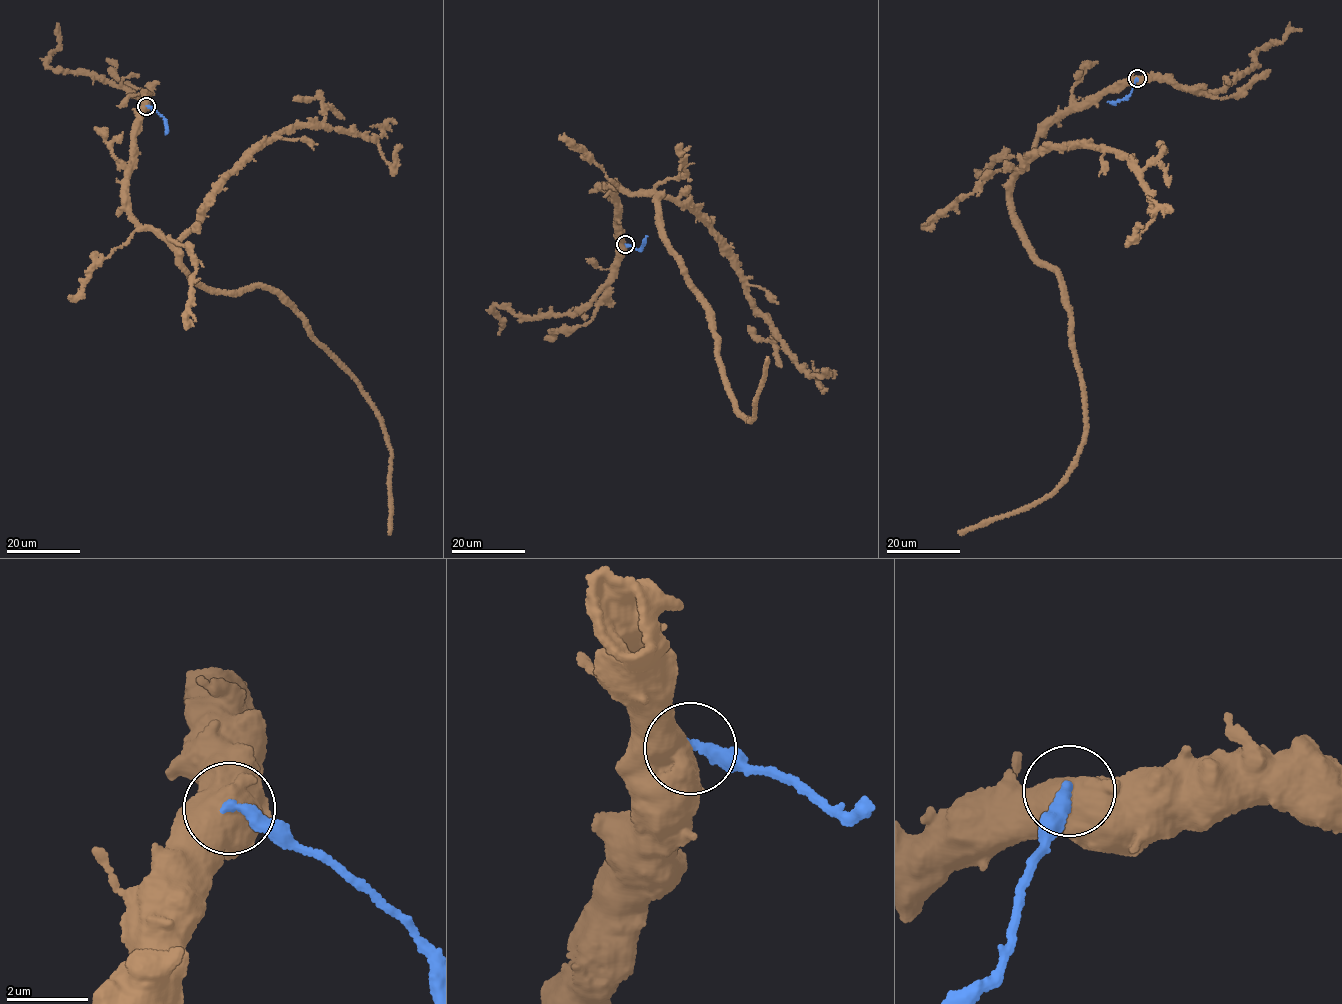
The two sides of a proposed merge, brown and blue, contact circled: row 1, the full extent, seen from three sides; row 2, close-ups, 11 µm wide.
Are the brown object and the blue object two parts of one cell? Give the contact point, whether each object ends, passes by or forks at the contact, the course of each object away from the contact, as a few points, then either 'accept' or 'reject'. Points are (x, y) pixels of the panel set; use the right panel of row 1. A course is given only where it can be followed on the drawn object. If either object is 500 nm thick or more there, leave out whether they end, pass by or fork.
at (1137, 78); brown runs (1137, 78), (1059, 117), (1012, 185), (1070, 313), (1079, 456), (1050, 494), (958, 534); blue runs (1137, 78), (1131, 92), (1121, 100), (1107, 102); reject

